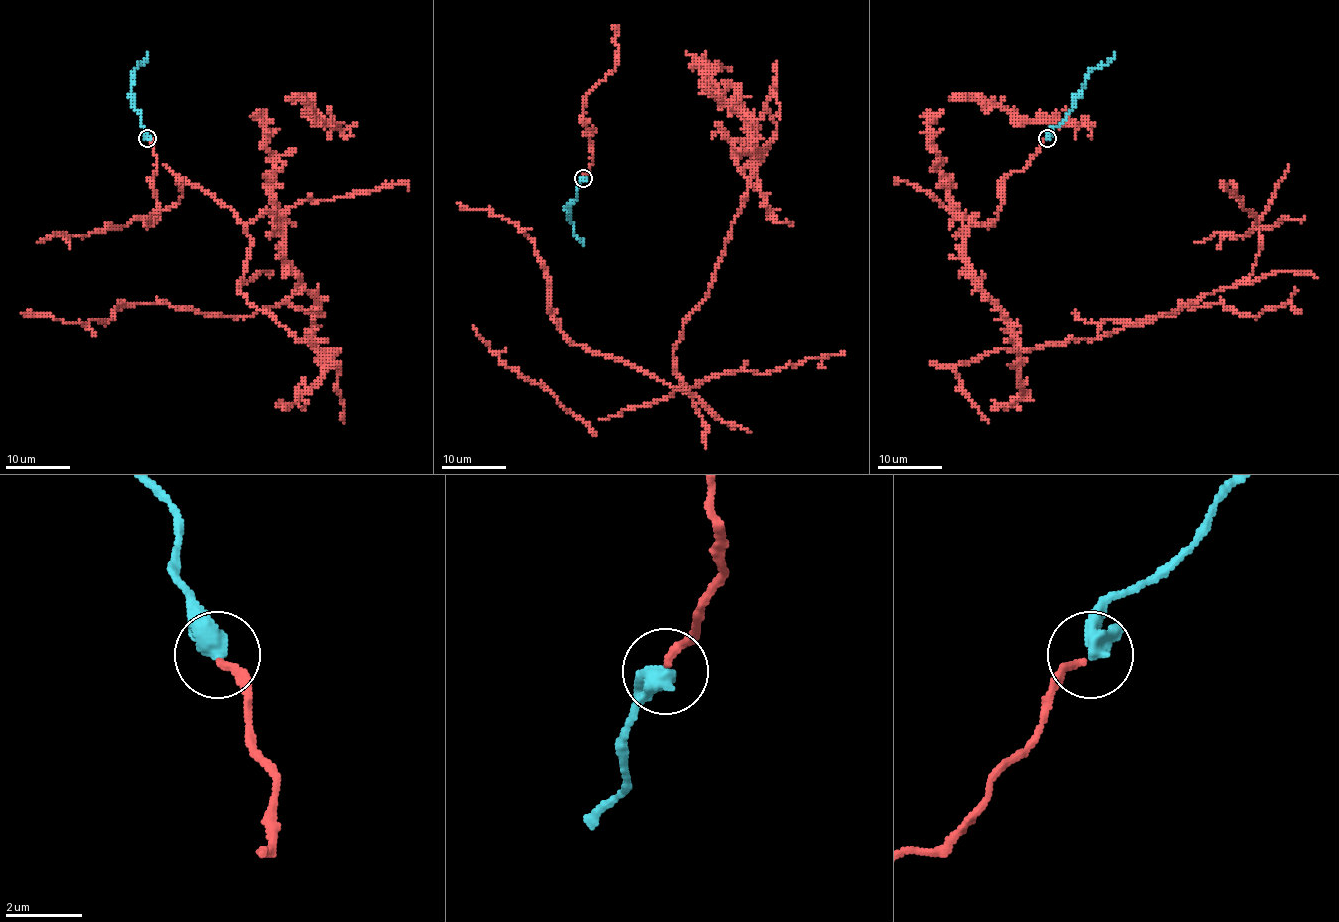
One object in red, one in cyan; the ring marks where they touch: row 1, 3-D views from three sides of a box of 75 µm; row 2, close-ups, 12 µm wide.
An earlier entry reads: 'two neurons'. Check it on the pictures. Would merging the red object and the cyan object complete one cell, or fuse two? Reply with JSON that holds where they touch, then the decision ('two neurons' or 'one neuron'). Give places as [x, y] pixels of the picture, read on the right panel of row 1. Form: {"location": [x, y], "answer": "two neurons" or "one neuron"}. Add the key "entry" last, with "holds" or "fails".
{"location": [1047, 138], "answer": "one neuron", "entry": "fails"}

